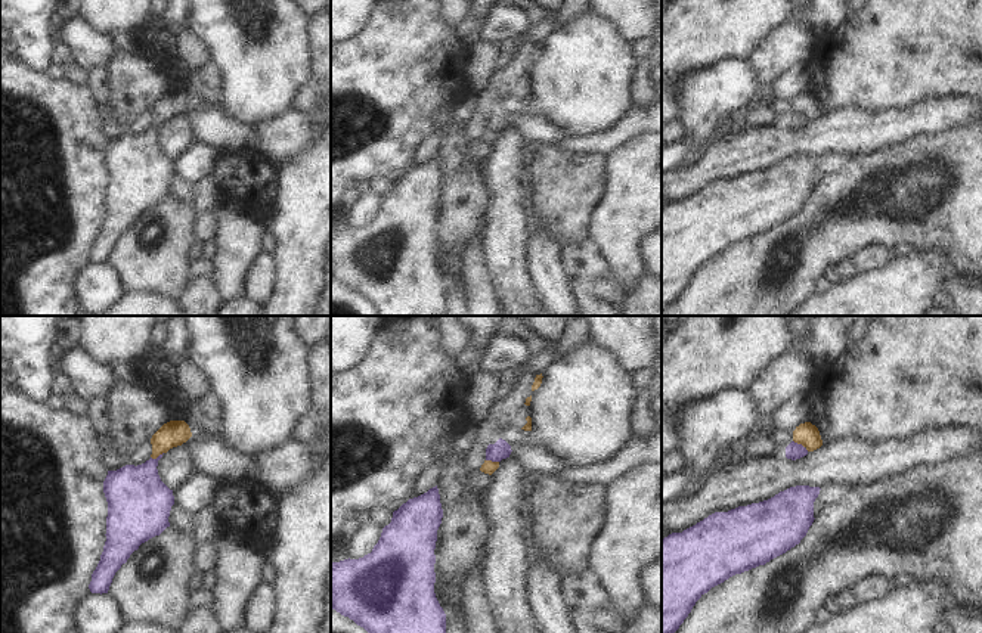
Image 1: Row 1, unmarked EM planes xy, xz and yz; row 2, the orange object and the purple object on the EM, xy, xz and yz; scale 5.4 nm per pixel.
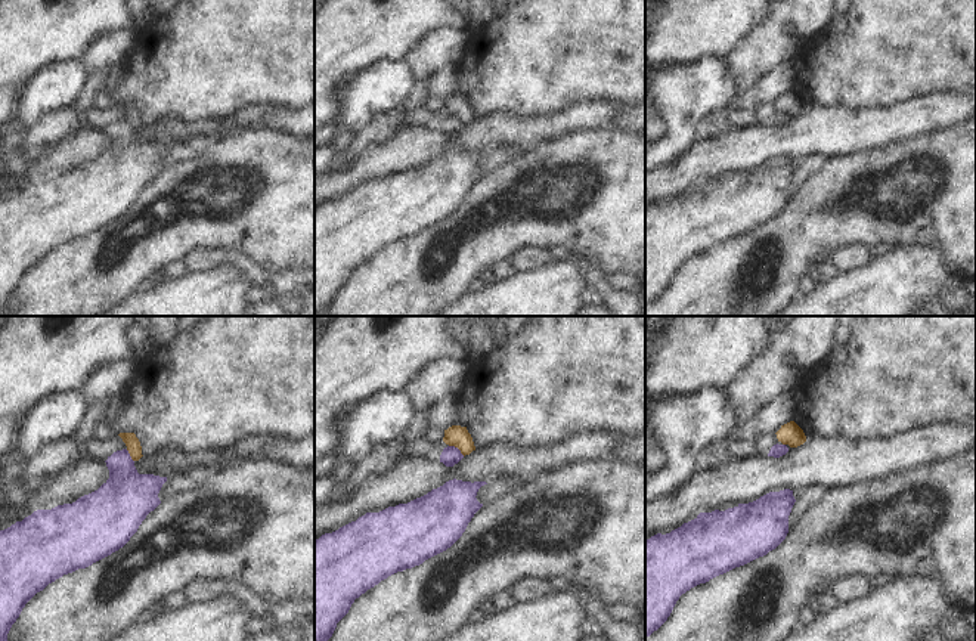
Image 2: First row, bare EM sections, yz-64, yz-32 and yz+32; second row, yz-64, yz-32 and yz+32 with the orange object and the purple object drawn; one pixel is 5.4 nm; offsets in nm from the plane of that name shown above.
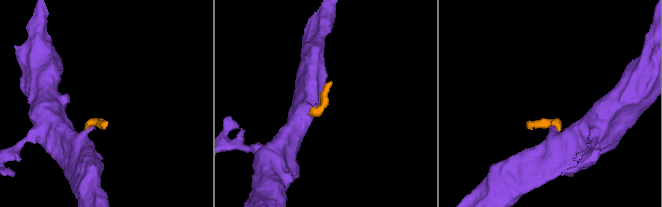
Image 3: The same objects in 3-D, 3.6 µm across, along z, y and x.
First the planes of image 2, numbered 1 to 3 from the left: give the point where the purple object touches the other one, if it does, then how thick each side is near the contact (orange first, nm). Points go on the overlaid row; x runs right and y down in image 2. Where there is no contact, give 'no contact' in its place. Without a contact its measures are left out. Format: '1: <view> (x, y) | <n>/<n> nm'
1: yz-64 (130, 455) | 80/280 nm
2: yz-32 (456, 446) | 120/110 nm
3: no contact

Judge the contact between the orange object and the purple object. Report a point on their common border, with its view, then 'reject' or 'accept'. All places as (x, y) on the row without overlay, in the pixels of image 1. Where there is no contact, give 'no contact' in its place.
contact yz (801, 112); reject

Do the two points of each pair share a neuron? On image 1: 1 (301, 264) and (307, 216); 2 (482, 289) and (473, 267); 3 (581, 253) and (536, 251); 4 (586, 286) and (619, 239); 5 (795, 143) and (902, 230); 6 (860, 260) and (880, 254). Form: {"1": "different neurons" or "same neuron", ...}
{"1": "same neuron", "2": "same neuron", "3": "different neurons", "4": "different neurons", "5": "different neurons", "6": "same neuron"}

